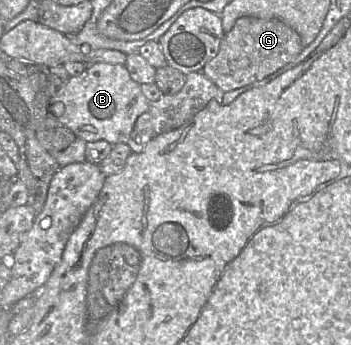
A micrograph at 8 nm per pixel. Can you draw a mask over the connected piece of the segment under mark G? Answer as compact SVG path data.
M241 17L236 20L232 29L225 33L217 55L204 66L201 72L216 86L227 92L263 80L287 63L292 62L301 53L302 49L299 34L282 21L276 18Z

